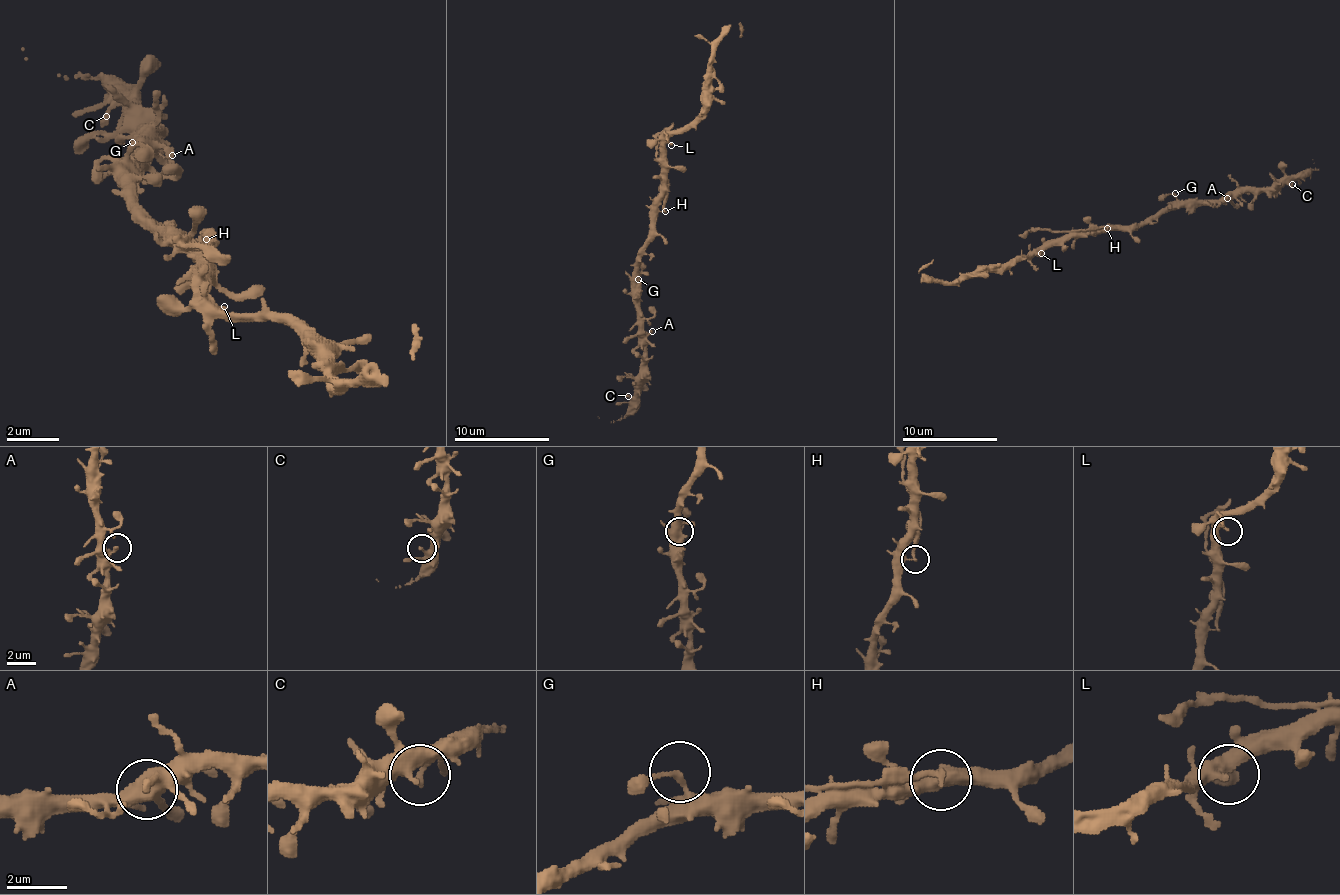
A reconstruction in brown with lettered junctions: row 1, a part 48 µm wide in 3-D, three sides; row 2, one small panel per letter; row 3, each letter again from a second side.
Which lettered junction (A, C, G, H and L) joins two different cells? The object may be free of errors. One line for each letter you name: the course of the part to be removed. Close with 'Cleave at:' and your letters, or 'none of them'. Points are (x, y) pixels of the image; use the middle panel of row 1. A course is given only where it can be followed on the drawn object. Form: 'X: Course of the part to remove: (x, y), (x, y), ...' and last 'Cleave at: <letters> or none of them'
H: Course of the part to remove: (664, 212), (664, 193), (669, 178), (657, 159), (657, 138), (673, 123)
Cleave at: H

